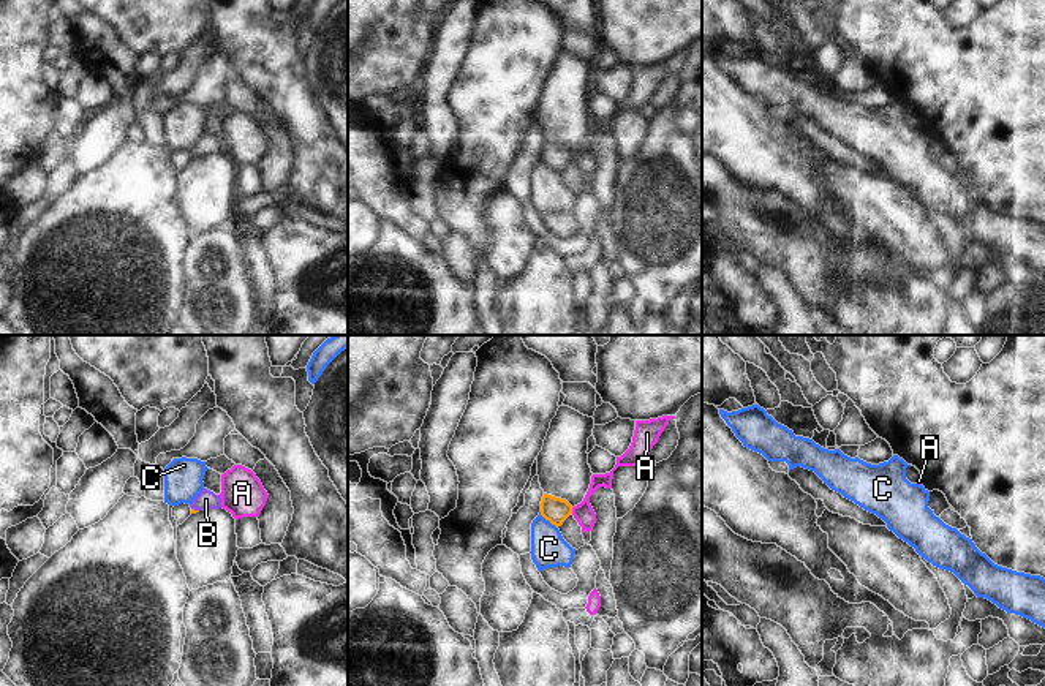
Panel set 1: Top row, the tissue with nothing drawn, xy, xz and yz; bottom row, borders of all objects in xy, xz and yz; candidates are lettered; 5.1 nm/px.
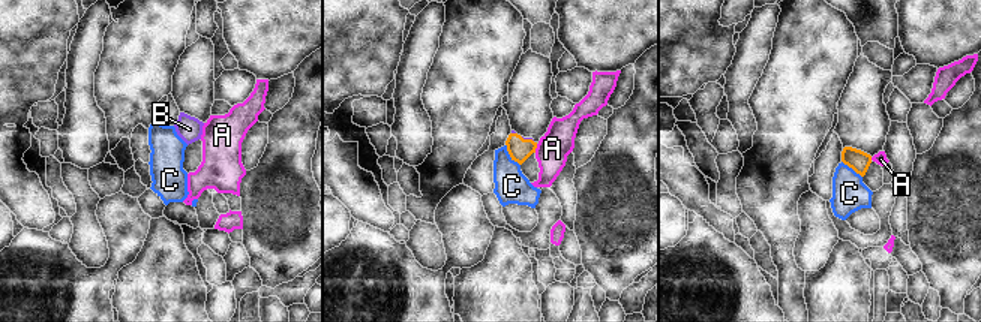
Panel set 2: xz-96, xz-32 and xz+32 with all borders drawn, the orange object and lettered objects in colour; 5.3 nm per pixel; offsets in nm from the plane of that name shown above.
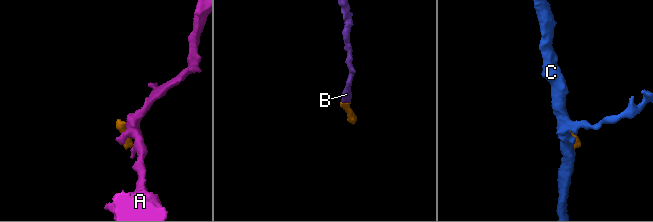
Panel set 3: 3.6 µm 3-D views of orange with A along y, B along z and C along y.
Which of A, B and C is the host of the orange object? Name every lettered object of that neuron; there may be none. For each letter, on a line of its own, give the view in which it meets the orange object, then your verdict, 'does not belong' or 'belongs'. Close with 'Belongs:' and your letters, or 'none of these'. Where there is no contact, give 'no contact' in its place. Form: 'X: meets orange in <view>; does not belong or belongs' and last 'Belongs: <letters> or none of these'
A: meets orange in xz; does not belong
B: meets orange in xy; belongs
C: meets orange in xz; does not belong
Belongs: B

